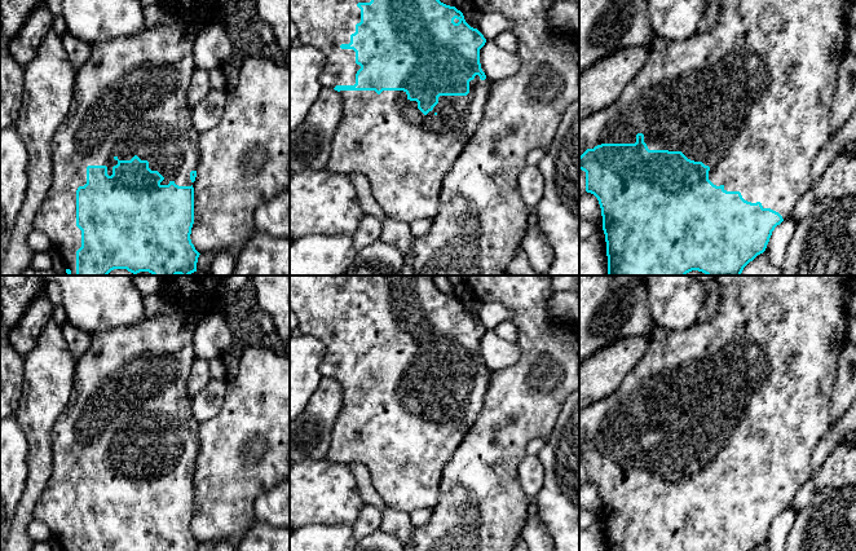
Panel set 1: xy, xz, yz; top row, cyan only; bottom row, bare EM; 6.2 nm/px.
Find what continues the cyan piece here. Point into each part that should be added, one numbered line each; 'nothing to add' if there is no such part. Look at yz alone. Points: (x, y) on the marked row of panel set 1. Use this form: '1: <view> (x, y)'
1: yz (751, 98)

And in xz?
1: xz (405, 154)

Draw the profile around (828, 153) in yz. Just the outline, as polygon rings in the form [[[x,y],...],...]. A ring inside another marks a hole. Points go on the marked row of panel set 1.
[[[856,110],[837,133],[830,136],[829,142],[819,151],[811,166],[812,184],[822,176],[831,160],[840,154],[843,146],[851,141],[856,141]]]

